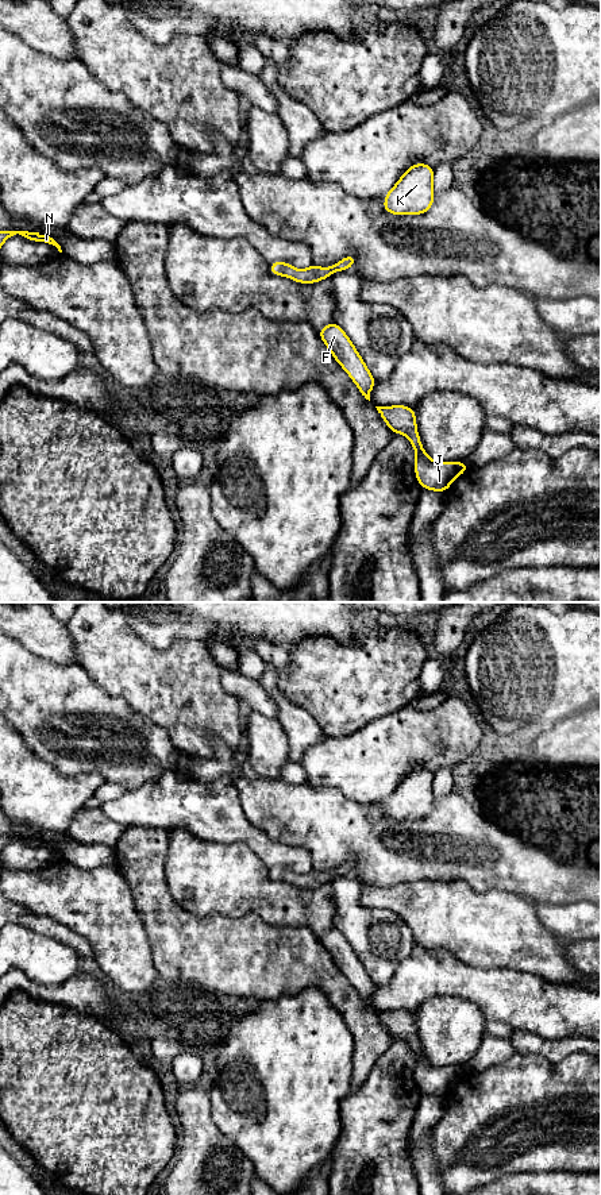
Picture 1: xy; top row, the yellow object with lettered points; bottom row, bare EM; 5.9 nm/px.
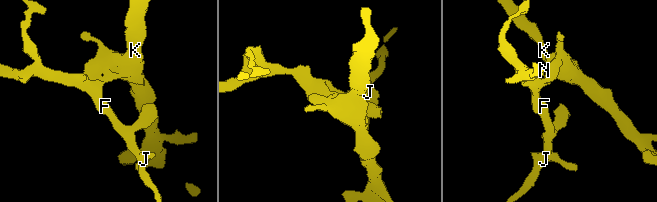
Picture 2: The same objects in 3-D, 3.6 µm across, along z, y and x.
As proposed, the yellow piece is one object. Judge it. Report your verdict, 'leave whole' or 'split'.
leave whole

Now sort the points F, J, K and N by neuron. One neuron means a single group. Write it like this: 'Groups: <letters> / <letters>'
Groups: F J K N

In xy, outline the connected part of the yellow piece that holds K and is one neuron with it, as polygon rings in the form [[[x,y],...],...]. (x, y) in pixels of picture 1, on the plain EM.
[[[427,768],[408,772],[385,799],[384,816],[393,820],[421,820],[429,816],[435,801],[434,776]]]

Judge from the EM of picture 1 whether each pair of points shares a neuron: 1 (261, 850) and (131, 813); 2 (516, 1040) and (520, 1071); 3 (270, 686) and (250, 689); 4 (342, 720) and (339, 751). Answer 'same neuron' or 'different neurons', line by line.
1: same neuron
2: different neurons
3: different neurons
4: different neurons

